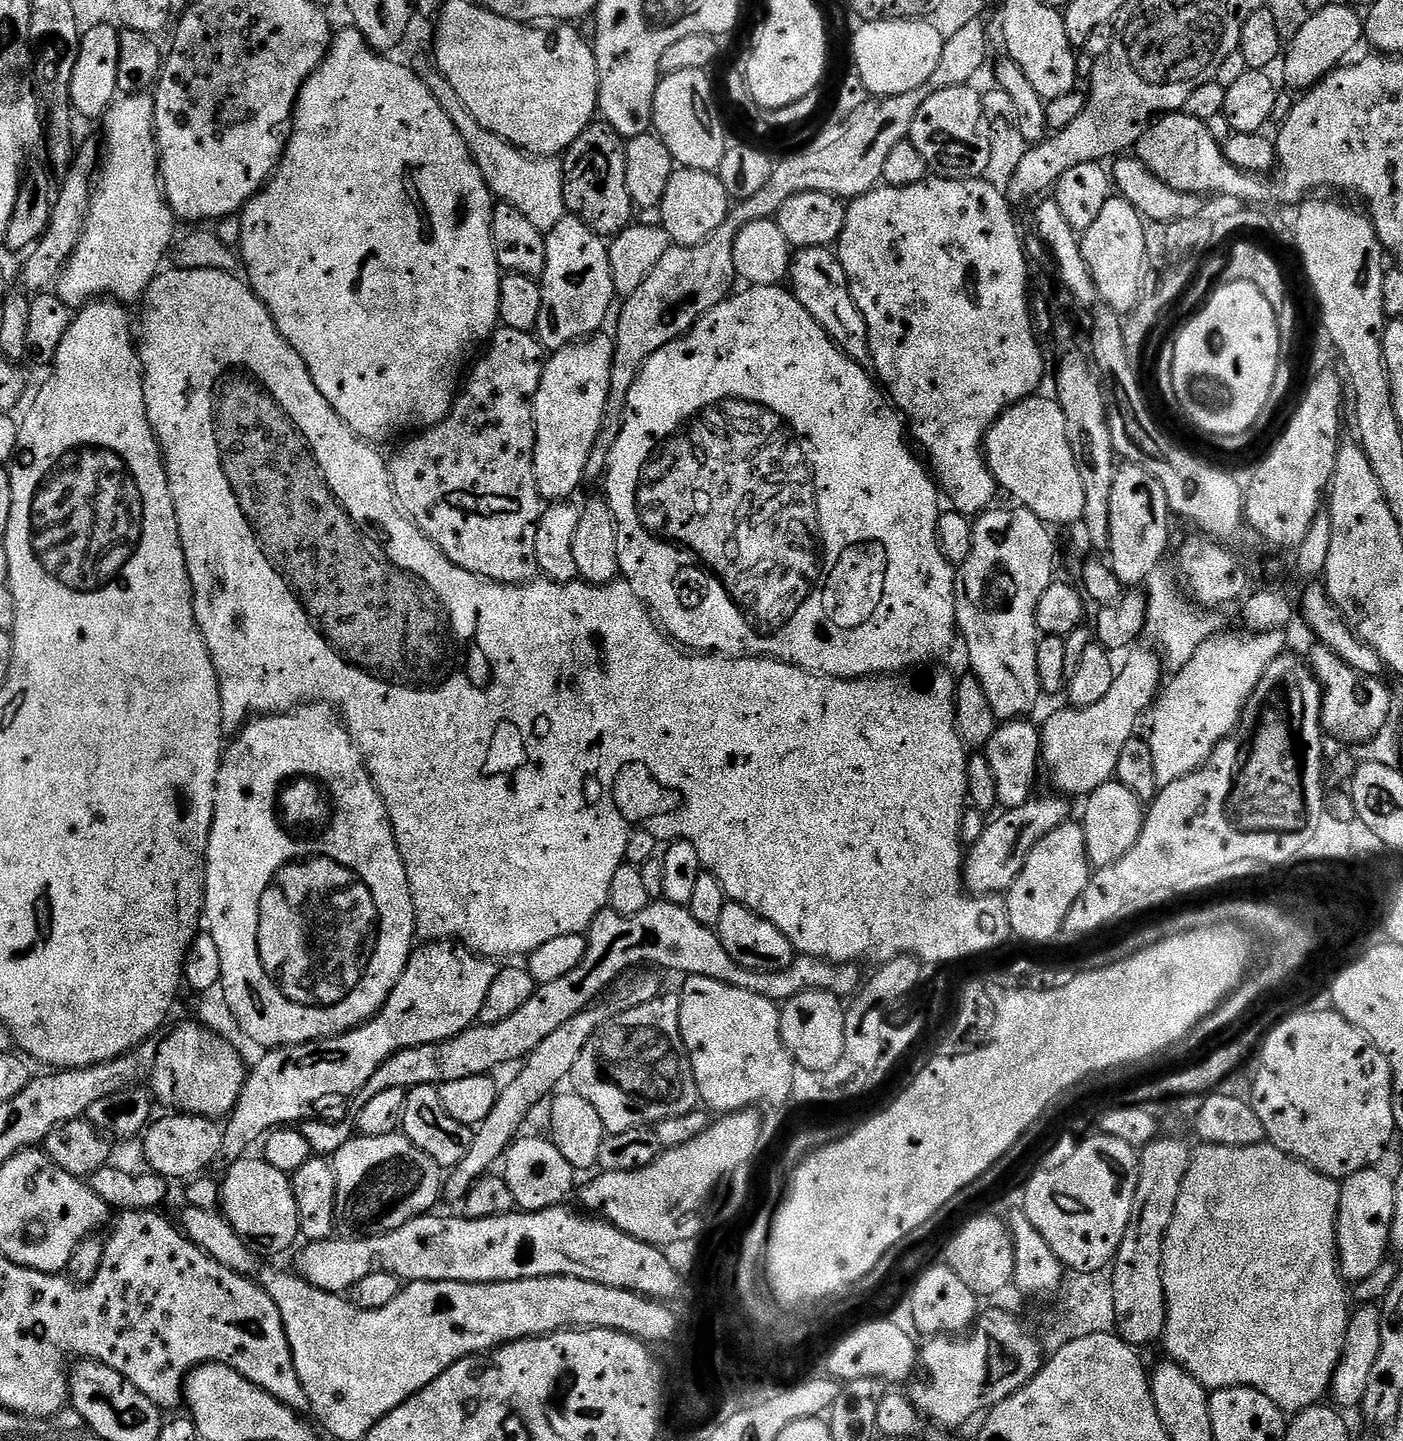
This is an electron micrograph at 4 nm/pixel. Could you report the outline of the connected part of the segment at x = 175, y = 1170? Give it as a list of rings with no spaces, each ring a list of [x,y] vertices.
[[[164,1115],[168,1116],[162,1117],[161,1120],[159,1118],[153,1119],[142,1136],[142,1141],[144,1140],[144,1156],[148,1159],[149,1166],[152,1167],[149,1169],[155,1175],[163,1176],[172,1182],[184,1179],[184,1181],[187,1181],[189,1178],[196,1178],[201,1174],[207,1173],[209,1171],[208,1167],[220,1160],[220,1151],[224,1145],[224,1133],[221,1125],[215,1119],[207,1116]]]

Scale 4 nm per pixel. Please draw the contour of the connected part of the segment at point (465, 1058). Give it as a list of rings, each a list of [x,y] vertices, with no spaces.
[[[650,902],[646,906],[646,910],[629,916],[623,916],[611,910],[599,912],[587,930],[586,939],[588,942],[586,954],[577,968],[570,970],[570,974],[566,974],[566,978],[557,978],[554,982],[539,985],[535,994],[530,998],[530,1002],[526,1002],[526,1006],[521,1006],[516,1013],[510,1014],[510,1018],[506,1018],[506,1022],[498,1022],[497,1024],[477,1023],[475,1026],[466,1029],[462,1034],[458,1034],[453,1040],[444,1040],[441,1044],[427,1044],[421,1048],[403,1048],[395,1052],[390,1059],[382,1062],[382,1066],[378,1066],[378,1070],[374,1070],[370,1082],[366,1082],[363,1090],[356,1093],[354,1097],[355,1107],[359,1109],[366,1106],[366,1102],[371,1102],[376,1095],[383,1094],[385,1090],[394,1090],[395,1088],[407,1090],[417,1088],[419,1084],[439,1086],[446,1082],[454,1082],[458,1078],[486,1076],[495,1073],[495,1068],[500,1068],[503,1064],[512,1064],[515,1060],[517,1062],[523,1061],[536,1049],[538,1042],[550,1038],[550,1034],[554,1034],[554,1030],[566,1026],[566,1022],[570,1022],[570,1018],[574,1018],[585,1012],[587,1008],[592,1007],[603,997],[600,995],[627,968],[636,968],[639,964],[648,963],[648,966],[655,966],[657,969],[669,968],[672,972],[684,972],[685,977],[705,976],[706,978],[714,978],[718,982],[726,982],[735,988],[750,990],[754,994],[762,994],[762,998],[777,1002],[789,1000],[803,992],[829,992],[841,998],[852,998],[862,987],[862,976],[860,980],[861,965],[856,962],[832,964],[822,958],[797,955],[796,959],[790,962],[790,966],[786,966],[786,970],[778,970],[777,972],[751,972],[746,970],[742,966],[738,966],[734,962],[734,958],[730,958],[730,954],[726,954],[726,946],[722,946],[722,942],[717,938],[715,931],[702,926],[702,922],[698,922],[698,918],[694,918],[692,911],[683,904]]]

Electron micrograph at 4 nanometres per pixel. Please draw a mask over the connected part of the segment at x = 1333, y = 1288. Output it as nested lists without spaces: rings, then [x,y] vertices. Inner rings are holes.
[[[1267,1142],[1254,1146],[1218,1146],[1217,1144],[1201,1143],[1192,1153],[1192,1161],[1186,1170],[1186,1178],[1182,1178],[1182,1194],[1178,1194],[1178,1206],[1174,1206],[1174,1218],[1170,1222],[1170,1230],[1166,1230],[1166,1238],[1162,1246],[1162,1286],[1166,1294],[1166,1326],[1162,1337],[1162,1345],[1168,1353],[1167,1359],[1182,1365],[1188,1373],[1196,1379],[1204,1388],[1215,1390],[1217,1388],[1253,1388],[1258,1394],[1266,1394],[1270,1402],[1274,1402],[1288,1414],[1301,1412],[1303,1408],[1314,1408],[1321,1403],[1323,1396],[1329,1395],[1332,1387],[1332,1375],[1334,1374],[1340,1355],[1346,1342],[1346,1330],[1348,1329],[1348,1317],[1350,1315],[1350,1288],[1340,1274],[1340,1261],[1336,1254],[1336,1219],[1338,1218],[1338,1206],[1340,1205],[1340,1184],[1331,1176],[1322,1174],[1317,1168],[1311,1168],[1293,1156],[1287,1156],[1282,1150],[1278,1150],[1273,1144]]]

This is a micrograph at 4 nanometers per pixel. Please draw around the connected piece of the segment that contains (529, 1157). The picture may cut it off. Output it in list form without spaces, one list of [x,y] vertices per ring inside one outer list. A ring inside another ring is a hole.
[[[524,1134],[513,1140],[504,1153],[502,1175],[510,1186],[510,1194],[514,1194],[515,1207],[522,1212],[537,1212],[564,1204],[572,1192],[572,1183],[578,1172],[570,1166],[570,1162],[566,1162],[566,1158],[562,1158],[562,1150],[558,1150],[551,1139]]]

